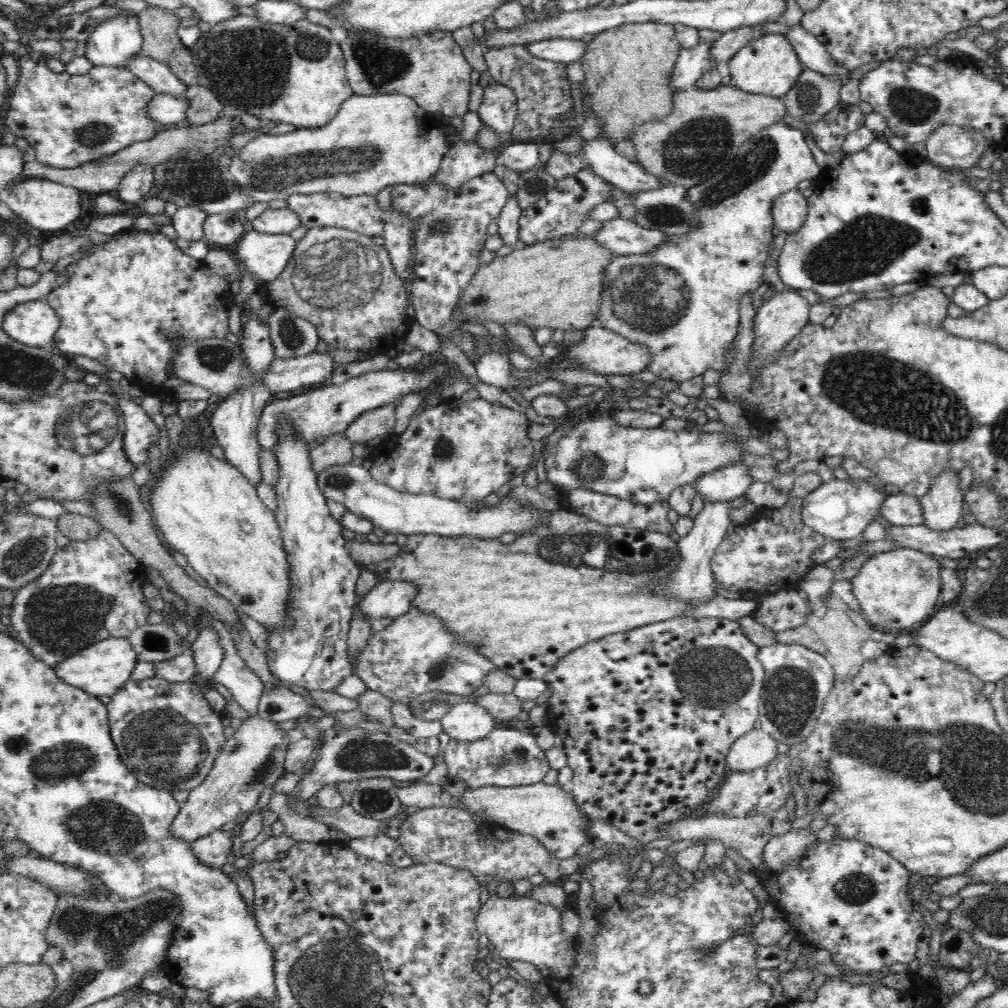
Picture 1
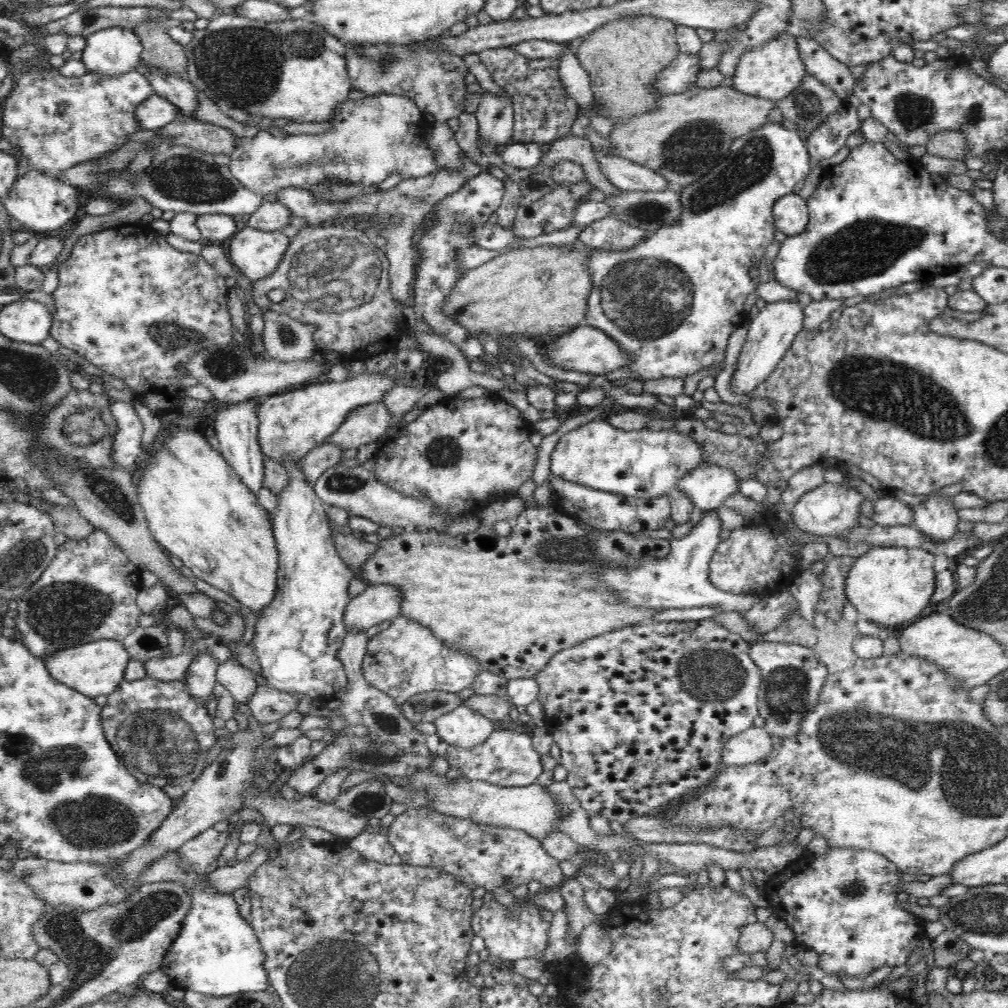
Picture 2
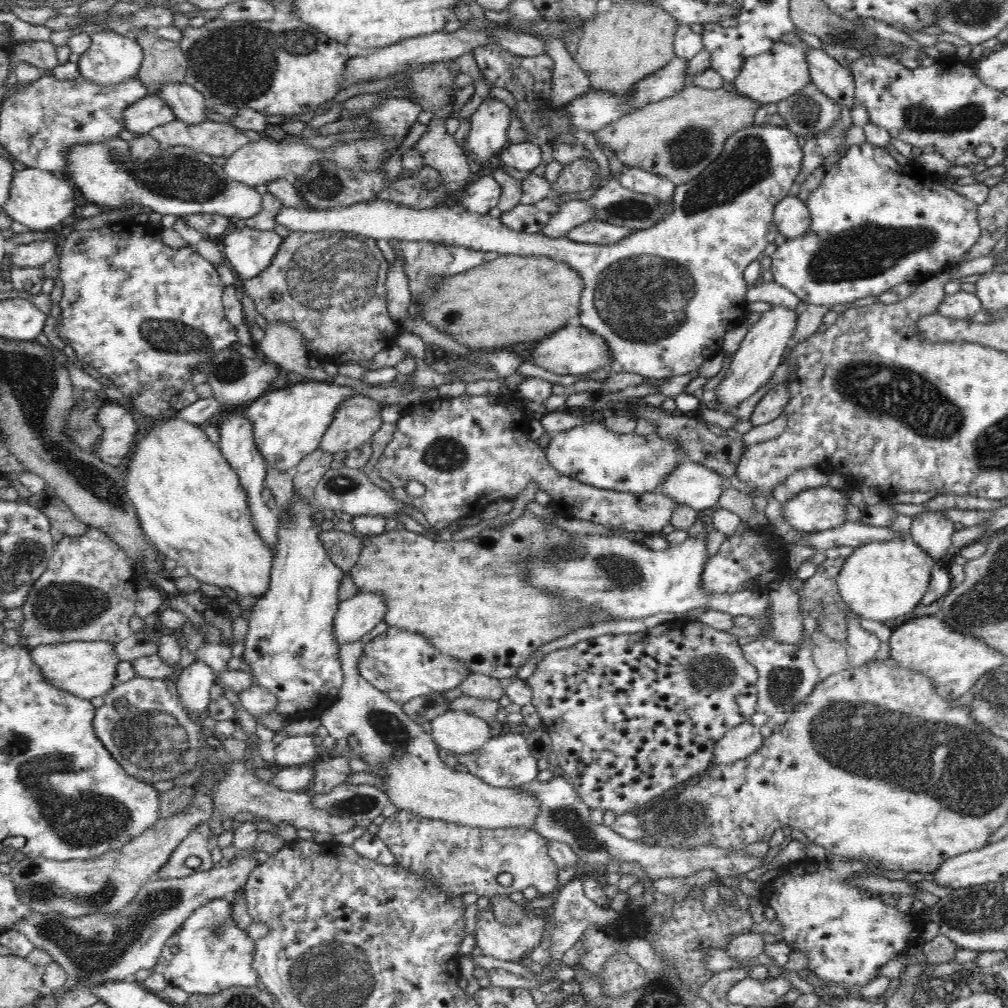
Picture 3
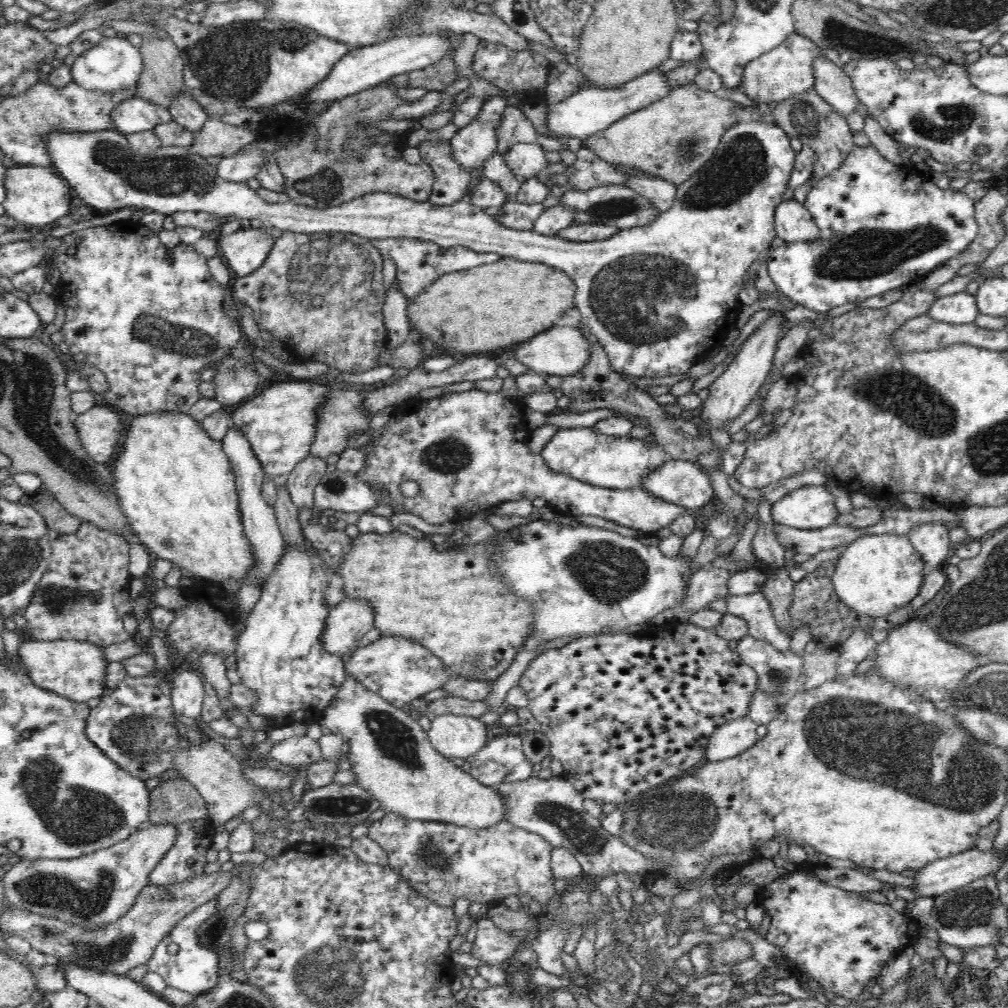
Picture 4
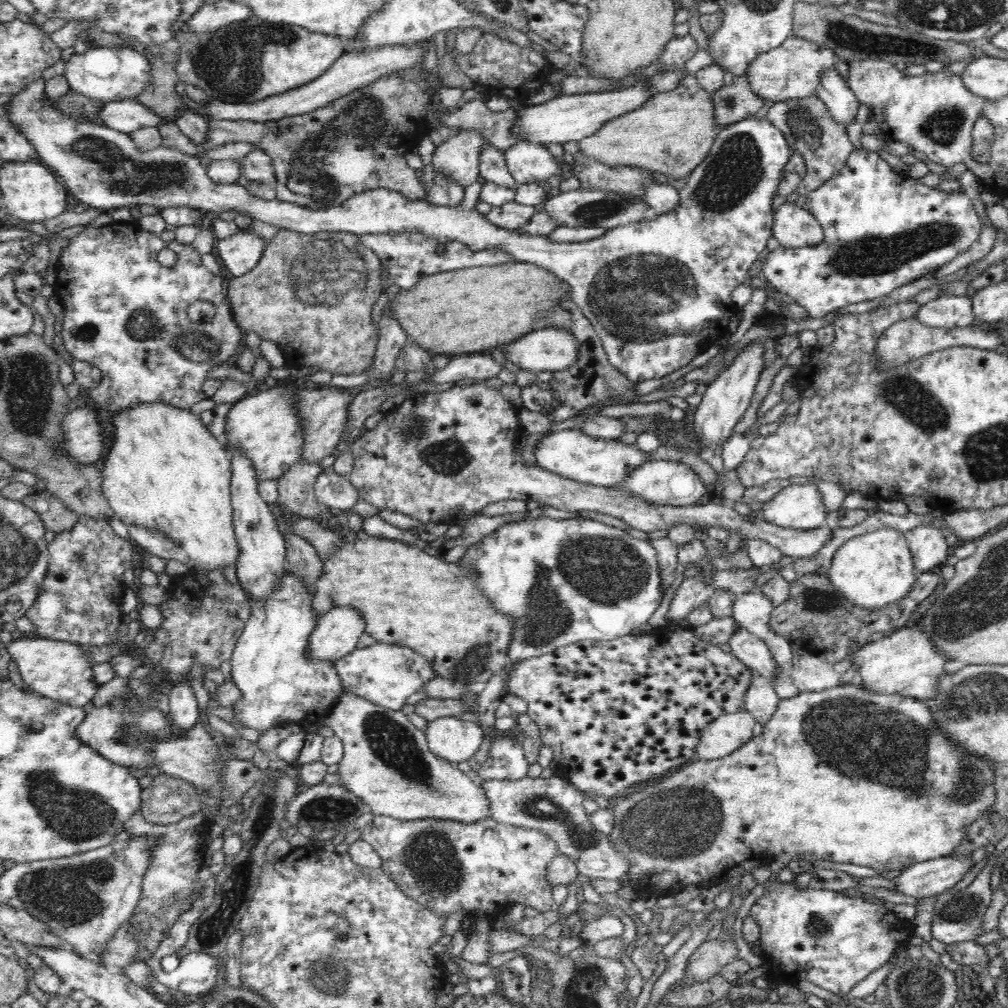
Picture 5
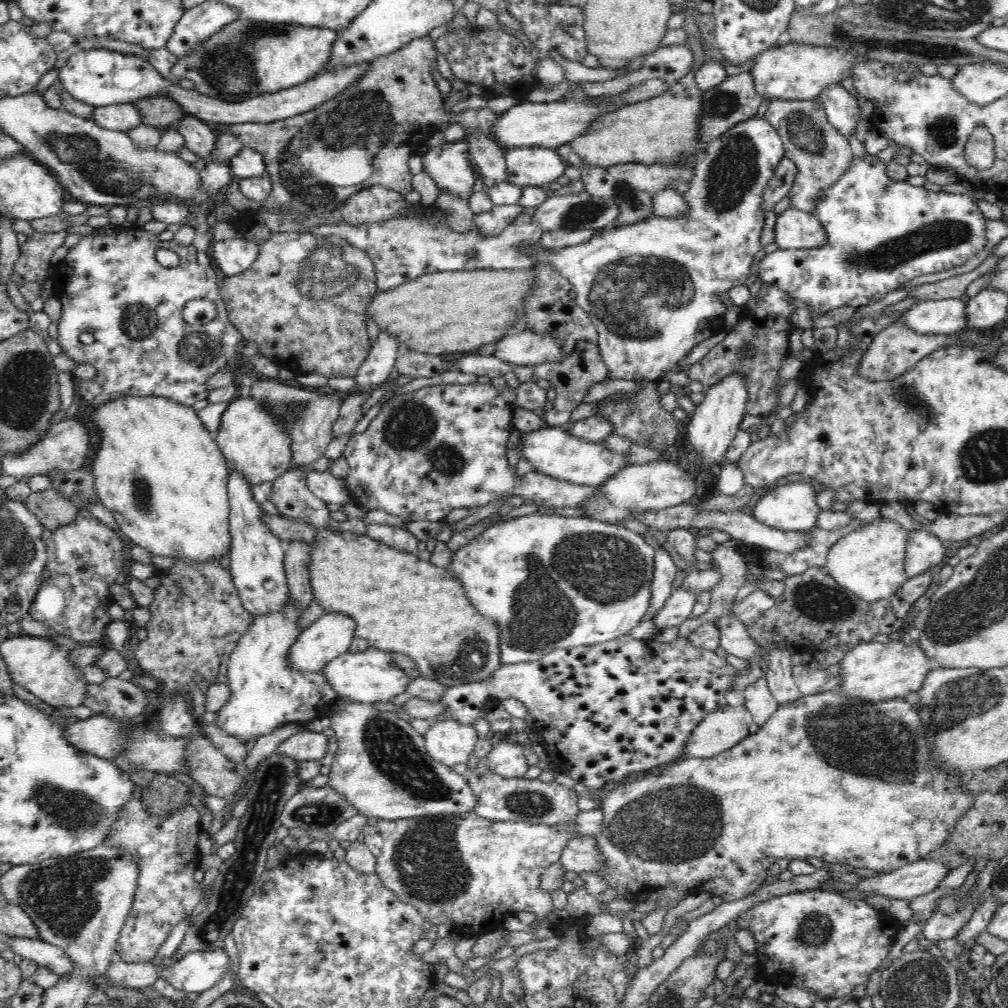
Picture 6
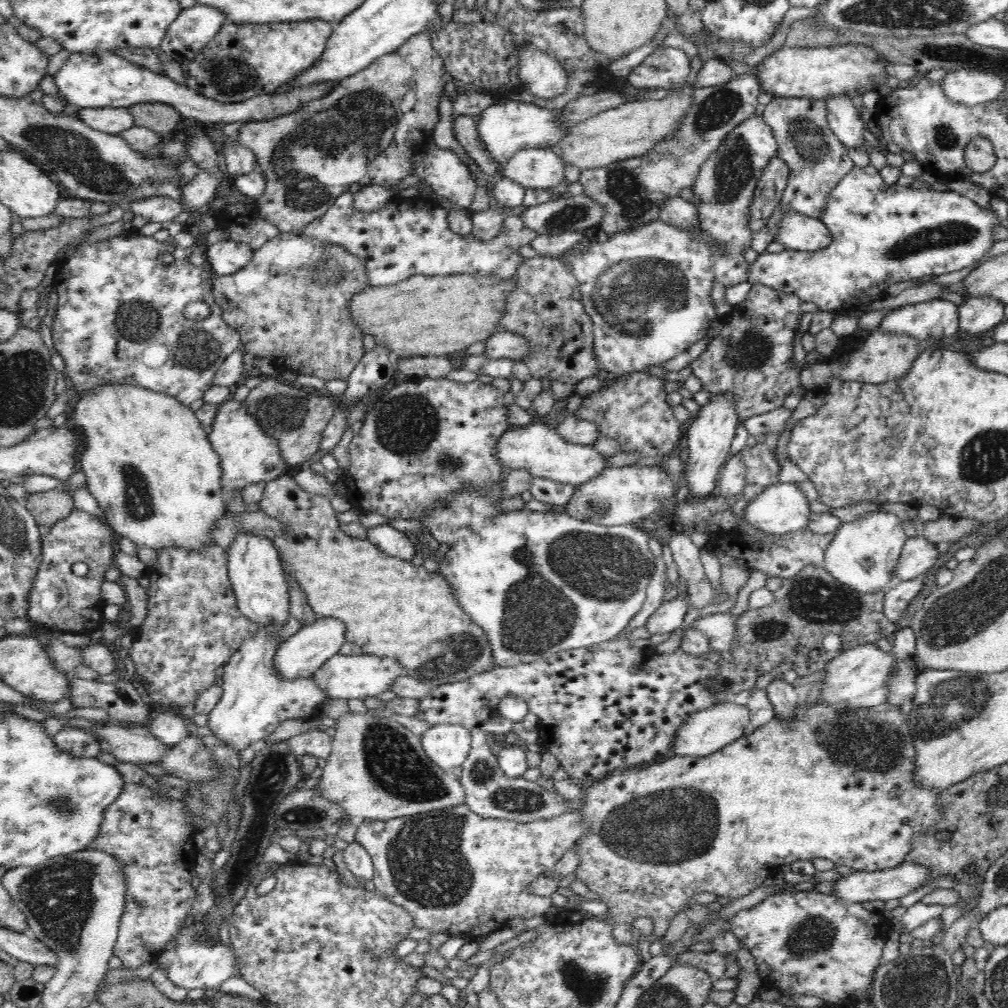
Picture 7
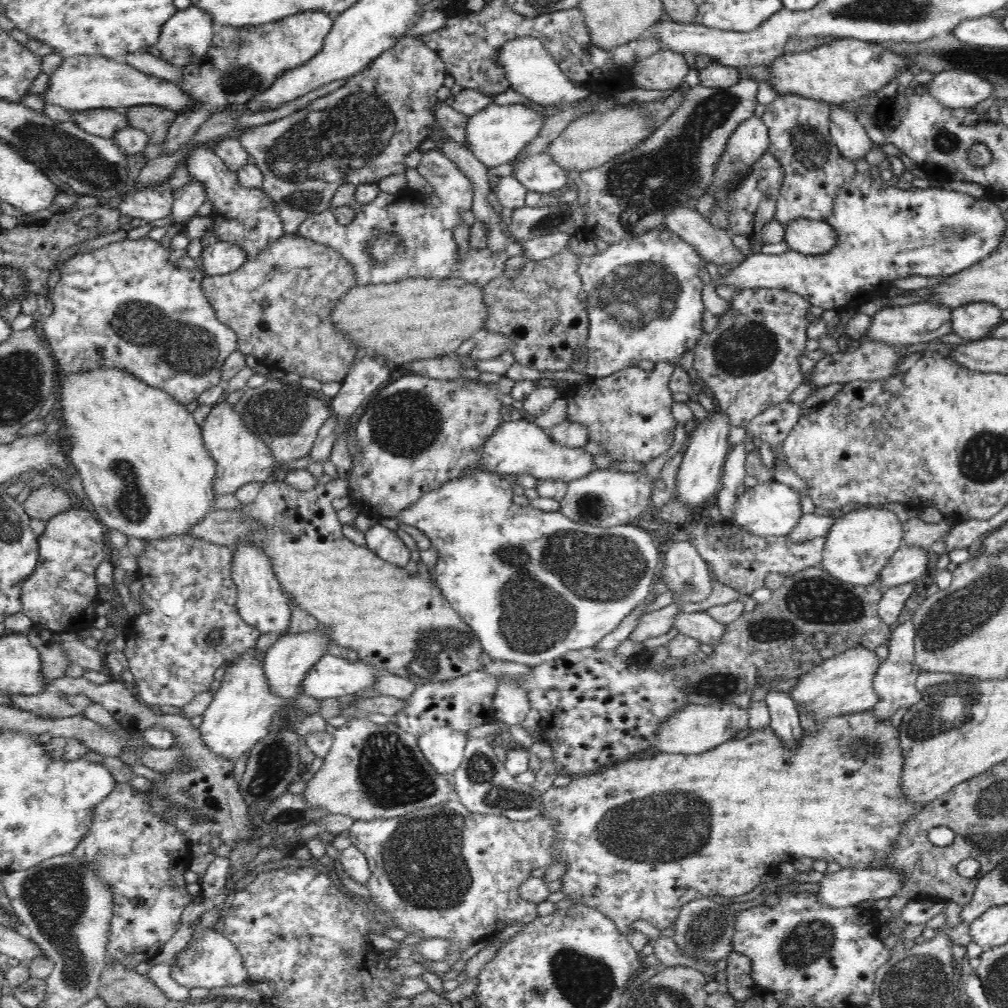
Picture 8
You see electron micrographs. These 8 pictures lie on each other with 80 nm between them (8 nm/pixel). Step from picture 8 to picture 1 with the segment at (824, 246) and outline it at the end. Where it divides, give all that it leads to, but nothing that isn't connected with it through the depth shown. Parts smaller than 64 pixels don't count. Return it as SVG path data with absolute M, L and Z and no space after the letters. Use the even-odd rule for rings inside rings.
M797 188L776 197L771 206L774 224L788 234L802 228L807 210L807 198Z

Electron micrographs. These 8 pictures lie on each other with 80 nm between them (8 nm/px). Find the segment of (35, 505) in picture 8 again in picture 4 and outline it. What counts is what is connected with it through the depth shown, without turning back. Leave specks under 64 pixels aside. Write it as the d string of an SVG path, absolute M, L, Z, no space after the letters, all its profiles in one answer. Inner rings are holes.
M47 489L34 494L25 494L19 503L32 506L42 515L48 529L56 531L59 535L78 532L78 528L81 526L82 520L69 514Z

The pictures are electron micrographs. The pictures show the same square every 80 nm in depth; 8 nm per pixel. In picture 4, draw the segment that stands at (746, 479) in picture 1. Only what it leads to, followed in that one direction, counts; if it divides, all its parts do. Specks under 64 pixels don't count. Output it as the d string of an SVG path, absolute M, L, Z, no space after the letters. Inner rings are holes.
M670 459L652 470L642 483L642 489L654 497L678 504L690 510L698 510L715 501L710 477L700 465L690 461Z

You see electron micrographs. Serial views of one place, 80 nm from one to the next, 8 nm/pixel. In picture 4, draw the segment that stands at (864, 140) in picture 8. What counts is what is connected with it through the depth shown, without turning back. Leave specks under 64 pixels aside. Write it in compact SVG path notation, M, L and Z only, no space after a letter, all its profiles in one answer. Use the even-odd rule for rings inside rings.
M824 56L814 62L814 89L842 117L858 108L859 98L850 77Z

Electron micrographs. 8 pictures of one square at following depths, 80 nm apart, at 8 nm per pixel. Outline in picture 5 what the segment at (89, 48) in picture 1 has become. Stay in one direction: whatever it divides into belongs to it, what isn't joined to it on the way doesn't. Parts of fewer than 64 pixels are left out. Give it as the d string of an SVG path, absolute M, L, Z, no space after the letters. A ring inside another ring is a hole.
M132 47L90 48L83 54L73 54L66 63L65 77L70 90L100 102L116 102L135 99L144 92L150 82L152 68L149 60Z

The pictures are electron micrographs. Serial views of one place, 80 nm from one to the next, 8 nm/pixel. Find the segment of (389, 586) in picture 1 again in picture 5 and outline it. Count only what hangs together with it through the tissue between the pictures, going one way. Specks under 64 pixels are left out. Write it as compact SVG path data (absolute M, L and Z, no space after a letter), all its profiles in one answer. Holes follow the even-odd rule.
M334 607L320 616L309 636L307 650L311 660L338 660L354 649L365 622L358 611L350 607Z

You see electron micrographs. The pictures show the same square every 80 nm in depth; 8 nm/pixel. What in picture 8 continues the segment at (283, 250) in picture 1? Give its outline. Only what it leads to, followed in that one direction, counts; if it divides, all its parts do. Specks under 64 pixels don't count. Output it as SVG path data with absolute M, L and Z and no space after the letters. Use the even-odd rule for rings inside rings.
M218 241L203 247L198 263L206 275L214 276L235 272L247 261L245 252L237 244Z

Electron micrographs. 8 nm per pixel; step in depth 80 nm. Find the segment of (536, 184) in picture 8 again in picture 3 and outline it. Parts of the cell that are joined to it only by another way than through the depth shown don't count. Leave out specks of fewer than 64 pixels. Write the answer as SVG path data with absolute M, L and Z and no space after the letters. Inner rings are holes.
M530 141L509 145L499 155L502 164L512 166L520 172L540 172L544 165L540 145Z

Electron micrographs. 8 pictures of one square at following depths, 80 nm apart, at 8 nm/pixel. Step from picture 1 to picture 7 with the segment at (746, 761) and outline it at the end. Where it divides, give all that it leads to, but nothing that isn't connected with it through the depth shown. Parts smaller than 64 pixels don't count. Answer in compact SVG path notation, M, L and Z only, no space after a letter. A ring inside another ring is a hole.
M716 703L699 713L691 714L685 723L677 730L672 744L672 755L708 756L718 752L720 748L734 743L734 740L744 737L744 728L750 720L747 705L736 703Z

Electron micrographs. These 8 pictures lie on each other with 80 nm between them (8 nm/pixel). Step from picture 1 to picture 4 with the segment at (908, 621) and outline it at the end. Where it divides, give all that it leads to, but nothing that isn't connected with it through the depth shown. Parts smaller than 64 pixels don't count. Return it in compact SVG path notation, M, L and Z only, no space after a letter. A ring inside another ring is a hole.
M878 534L860 536L842 550L836 560L832 582L839 598L858 614L882 617L906 608L919 593L926 564L916 552L908 536Z

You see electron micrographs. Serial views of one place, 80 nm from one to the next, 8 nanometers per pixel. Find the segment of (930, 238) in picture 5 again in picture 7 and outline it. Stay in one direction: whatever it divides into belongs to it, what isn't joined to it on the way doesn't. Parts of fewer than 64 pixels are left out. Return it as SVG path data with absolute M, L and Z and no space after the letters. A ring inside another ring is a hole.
M868 165L854 166L836 188L828 194L826 210L820 216L832 233L828 248L816 252L784 249L777 253L760 253L748 270L747 281L763 284L776 290L794 294L802 302L814 302L820 311L837 312L860 306L884 297L892 283L904 282L929 274L941 275L977 263L994 242L994 228L1000 224L992 207L982 207L971 198L954 191L934 191L903 186L900 182L888 186L880 171Z

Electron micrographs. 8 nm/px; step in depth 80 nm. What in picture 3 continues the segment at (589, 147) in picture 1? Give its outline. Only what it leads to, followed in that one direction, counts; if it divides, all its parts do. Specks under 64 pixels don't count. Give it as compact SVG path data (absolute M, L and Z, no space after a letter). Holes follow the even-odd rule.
M626 165L626 168L616 176L618 176L618 181L622 183L622 186L637 193L651 194L659 198L661 202L667 202L668 204L670 204L670 198L673 198L677 187L666 177L646 172L640 167Z

